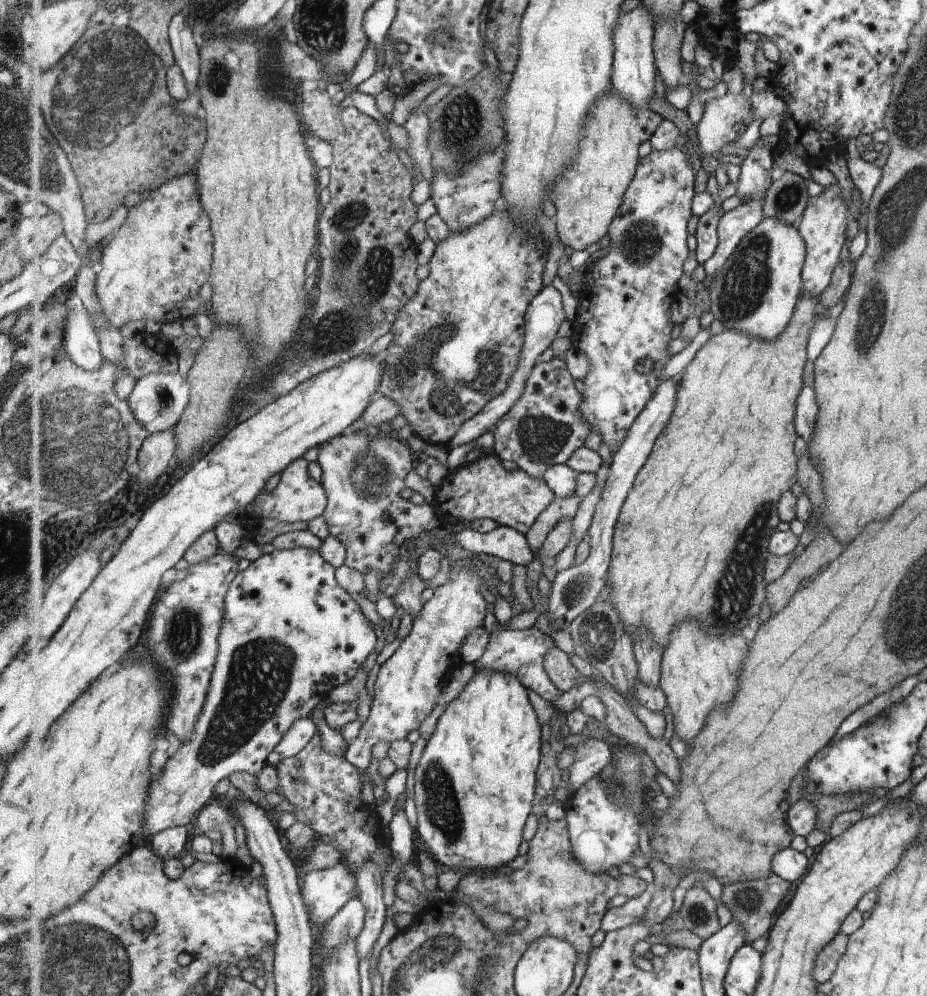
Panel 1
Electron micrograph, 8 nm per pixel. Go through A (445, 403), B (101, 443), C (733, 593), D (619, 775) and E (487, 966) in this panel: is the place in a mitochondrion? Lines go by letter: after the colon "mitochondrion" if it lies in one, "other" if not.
A: mitochondrion
B: mitochondrion
C: mitochondrion
D: mitochondrion
E: mitochondrion

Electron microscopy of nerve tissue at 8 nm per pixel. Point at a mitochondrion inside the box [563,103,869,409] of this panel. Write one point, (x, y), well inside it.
(743, 290)

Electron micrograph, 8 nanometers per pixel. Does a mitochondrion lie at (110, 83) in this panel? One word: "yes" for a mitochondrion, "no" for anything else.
yes

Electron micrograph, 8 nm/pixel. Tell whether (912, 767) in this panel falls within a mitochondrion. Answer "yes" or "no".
no

